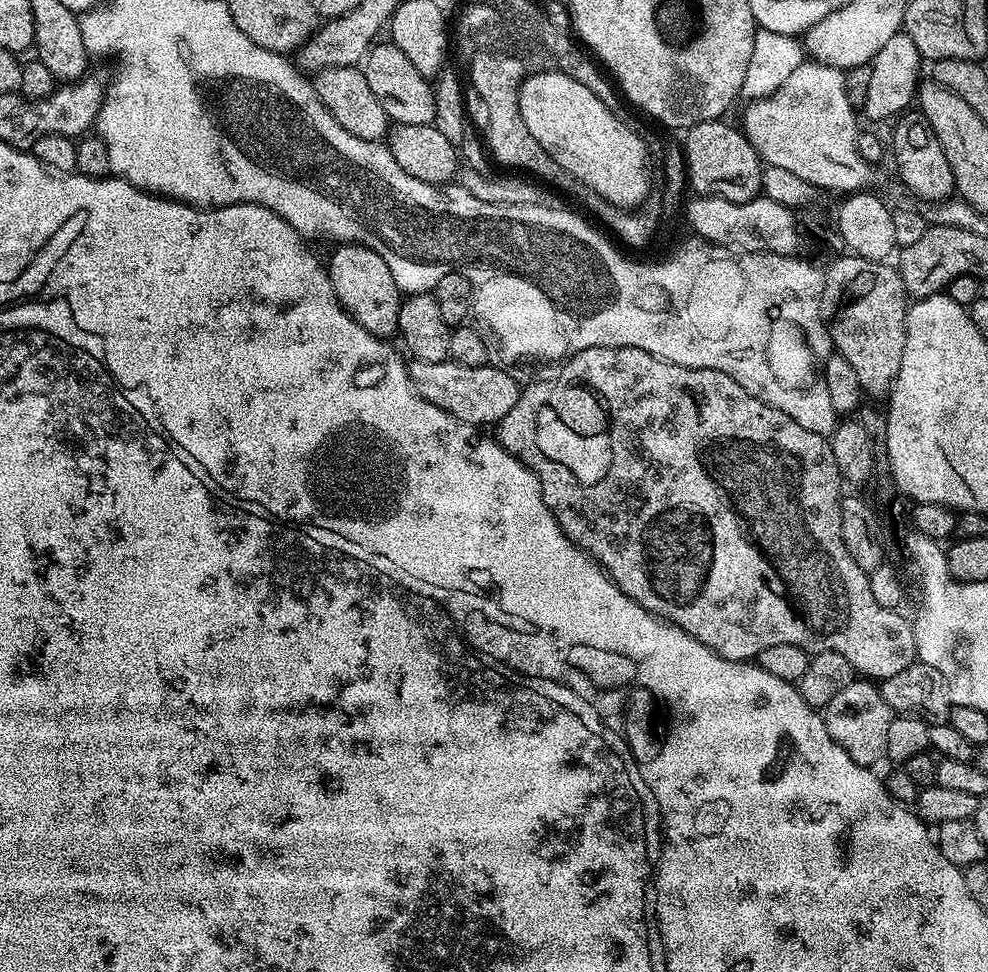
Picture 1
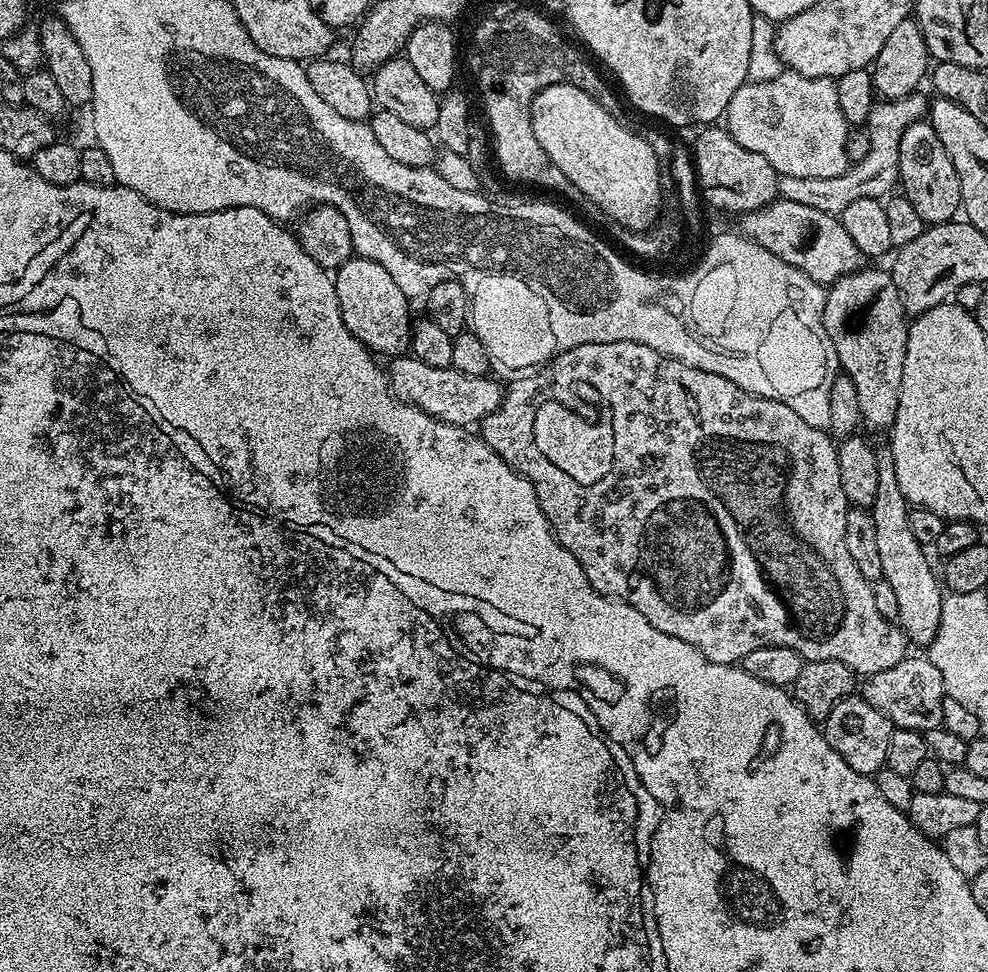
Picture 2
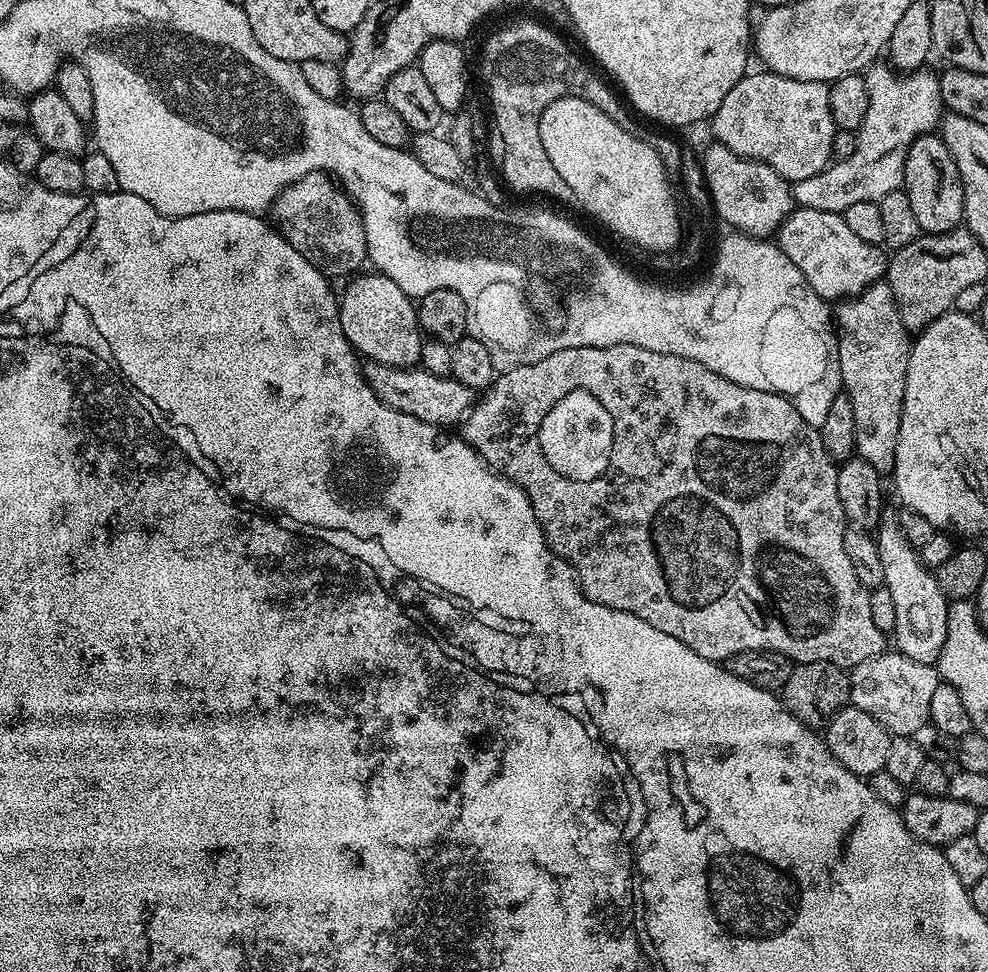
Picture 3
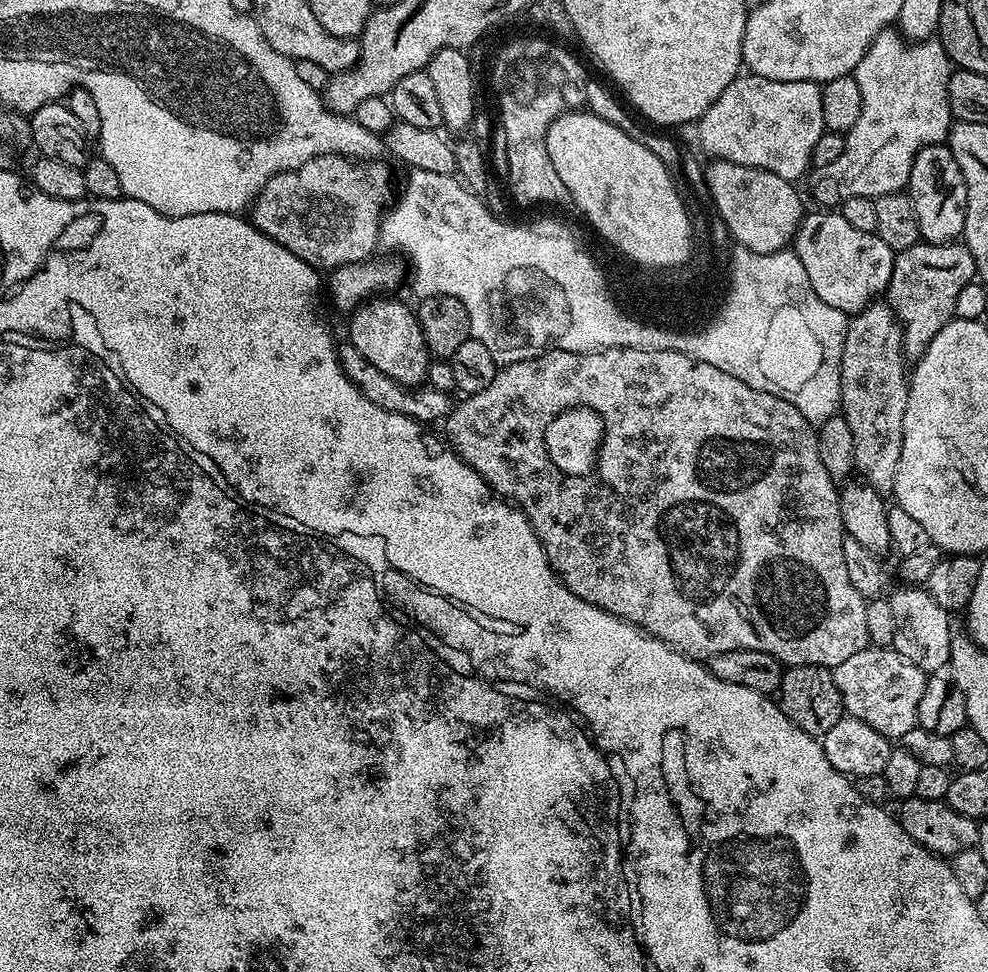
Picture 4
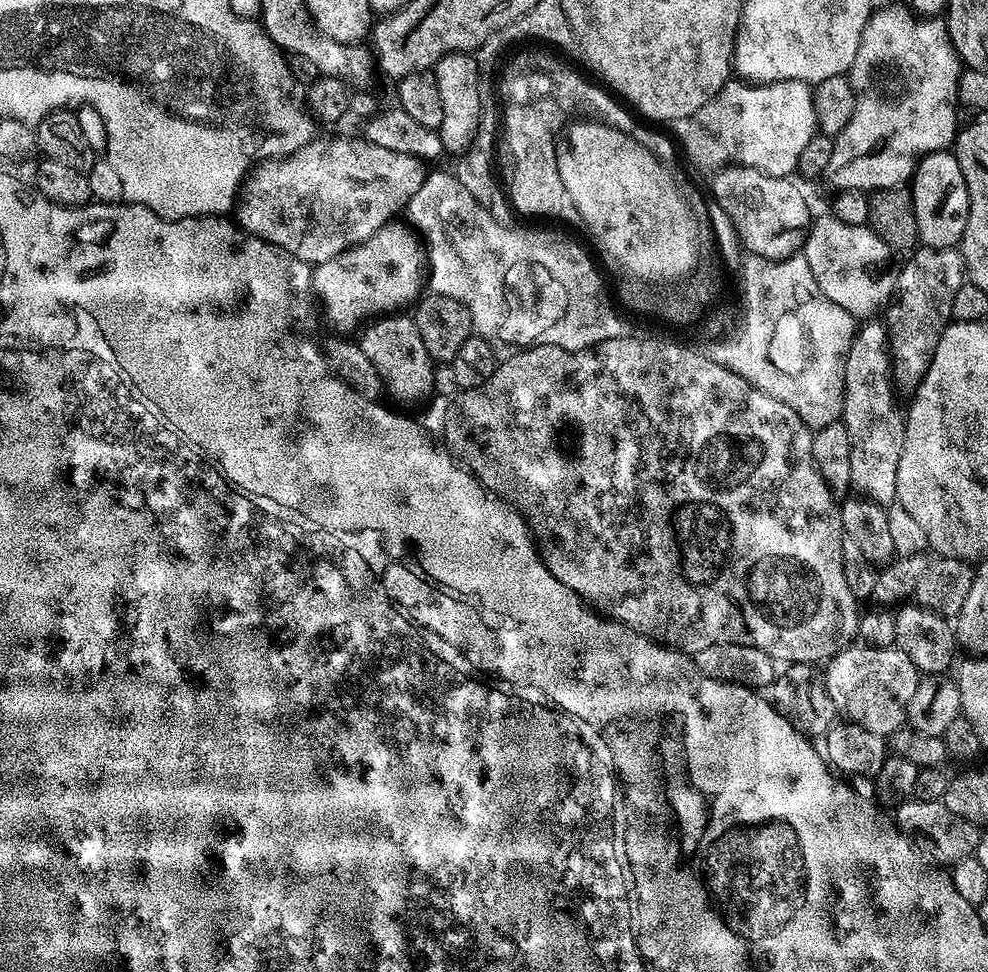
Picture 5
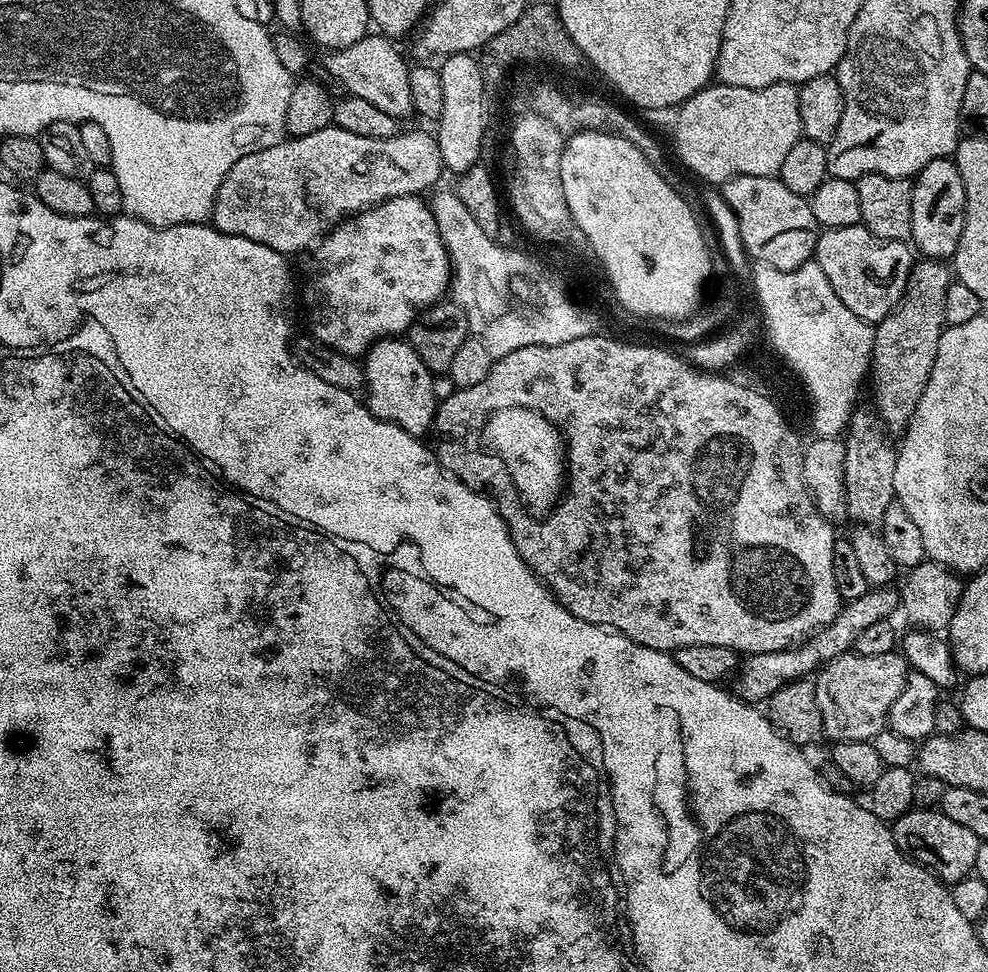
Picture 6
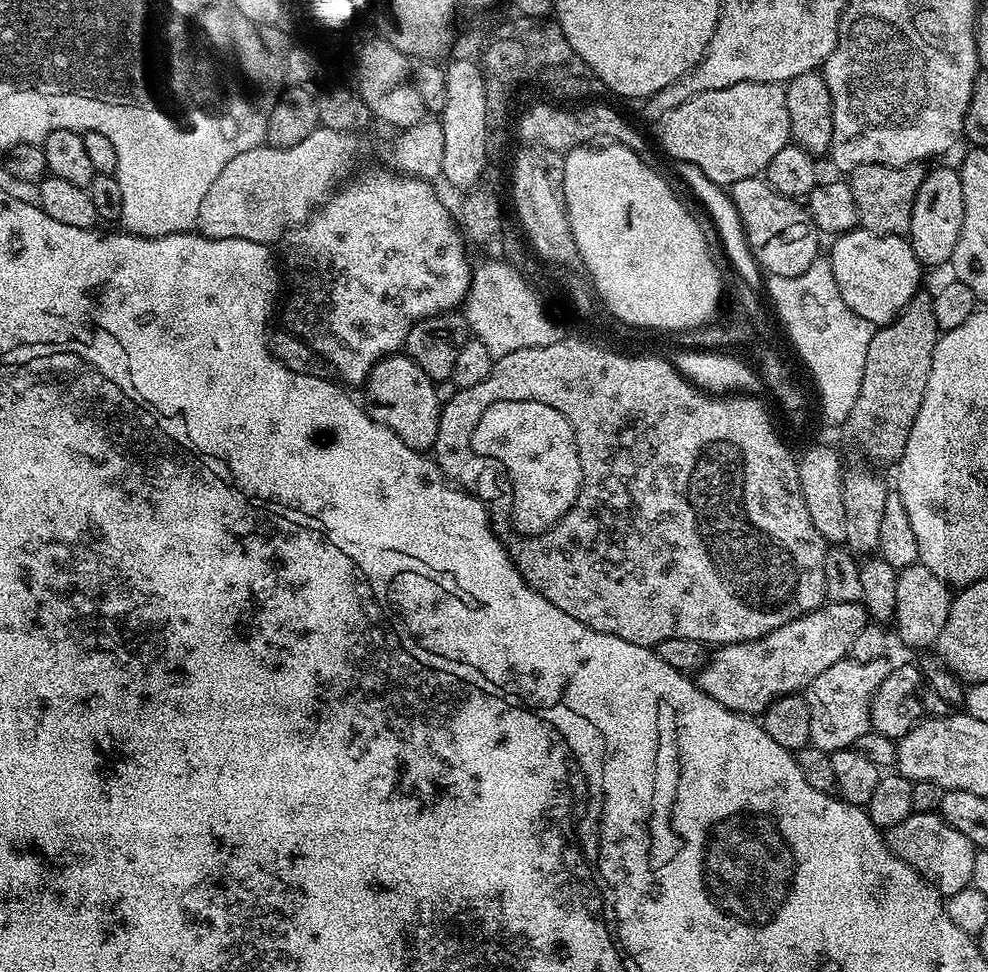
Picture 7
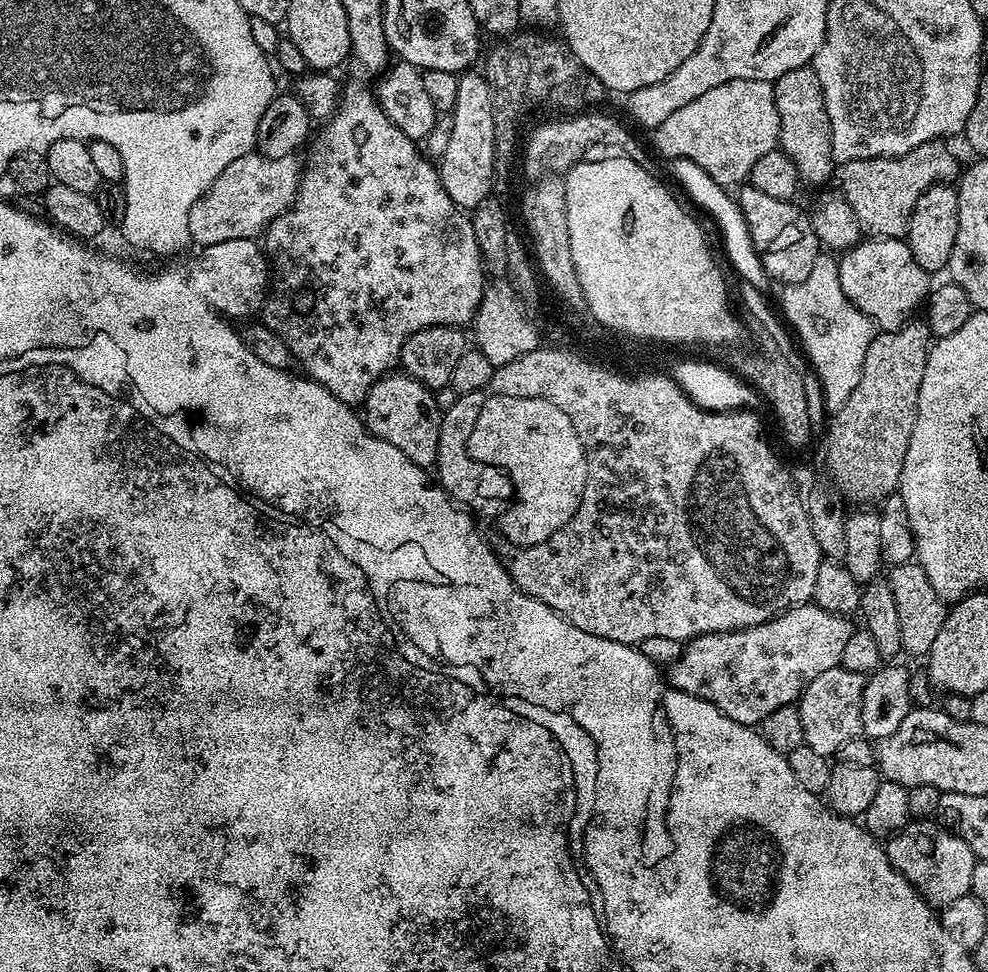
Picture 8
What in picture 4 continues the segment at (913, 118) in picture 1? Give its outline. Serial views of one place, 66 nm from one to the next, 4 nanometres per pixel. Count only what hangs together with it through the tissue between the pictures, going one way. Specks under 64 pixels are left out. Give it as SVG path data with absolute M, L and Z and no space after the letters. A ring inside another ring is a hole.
M947 143L931 144L916 154L906 191L912 199L914 214L918 218L921 241L951 244L963 237L966 222L966 182Z

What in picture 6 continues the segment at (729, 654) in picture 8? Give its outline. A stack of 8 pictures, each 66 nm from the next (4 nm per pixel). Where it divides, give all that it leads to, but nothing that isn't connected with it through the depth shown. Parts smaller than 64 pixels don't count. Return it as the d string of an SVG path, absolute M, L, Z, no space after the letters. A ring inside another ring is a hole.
M873 587L866 594L862 594L862 598L847 601L841 607L836 621L829 624L819 634L813 635L807 642L801 643L799 646L785 648L783 652L757 652L749 655L745 659L748 661L745 664L743 661L742 667L735 673L735 695L739 696L741 700L749 702L767 701L768 697L773 696L783 684L789 684L791 680L805 679L809 674L815 673L825 662L836 656L844 655L855 645L858 634L862 634L862 630L866 630L866 626L871 626L873 622L879 620L889 619L893 615L891 612L895 608L897 611L900 607L899 587Z

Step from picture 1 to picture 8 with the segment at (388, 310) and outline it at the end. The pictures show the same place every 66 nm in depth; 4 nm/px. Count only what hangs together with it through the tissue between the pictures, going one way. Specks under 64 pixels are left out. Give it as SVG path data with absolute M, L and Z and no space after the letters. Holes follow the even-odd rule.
M400 370L374 382L362 405L362 419L368 431L390 442L390 446L398 446L398 450L402 450L410 462L425 470L435 465L442 413L436 405L433 389L422 386L422 382Z

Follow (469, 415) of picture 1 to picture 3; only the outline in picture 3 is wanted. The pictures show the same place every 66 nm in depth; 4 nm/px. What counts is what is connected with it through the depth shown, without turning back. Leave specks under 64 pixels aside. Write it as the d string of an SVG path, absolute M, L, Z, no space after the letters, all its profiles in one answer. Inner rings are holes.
M365 359L362 364L364 380L374 390L374 394L386 406L398 410L402 414L410 414L436 428L451 429L451 424L459 425L464 417L472 411L474 403L473 389L462 386L462 382L453 376L439 376L430 374L422 367L399 368L386 366L382 362Z

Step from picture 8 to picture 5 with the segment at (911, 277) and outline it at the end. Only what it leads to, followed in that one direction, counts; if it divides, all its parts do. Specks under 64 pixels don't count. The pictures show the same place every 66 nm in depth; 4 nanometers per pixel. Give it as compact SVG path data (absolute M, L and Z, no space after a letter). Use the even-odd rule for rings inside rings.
M831 214L817 215L804 239L802 255L806 262L810 262L810 274L814 274L814 280L818 282L822 294L826 294L830 302L842 306L842 310L854 317L875 317L872 315L880 307L881 311L896 291L897 257L893 248L873 232L871 227L843 224Z

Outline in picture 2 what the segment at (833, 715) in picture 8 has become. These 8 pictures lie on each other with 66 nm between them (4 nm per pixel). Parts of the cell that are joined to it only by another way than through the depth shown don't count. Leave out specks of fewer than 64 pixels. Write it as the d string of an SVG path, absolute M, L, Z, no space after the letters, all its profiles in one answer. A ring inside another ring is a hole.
M909 655L888 670L867 677L862 684L862 695L864 700L870 702L870 706L874 706L874 710L882 713L893 726L926 734L931 728L942 725L942 702L946 693L942 674L938 674L938 666L934 666L931 660L923 655L920 656Z

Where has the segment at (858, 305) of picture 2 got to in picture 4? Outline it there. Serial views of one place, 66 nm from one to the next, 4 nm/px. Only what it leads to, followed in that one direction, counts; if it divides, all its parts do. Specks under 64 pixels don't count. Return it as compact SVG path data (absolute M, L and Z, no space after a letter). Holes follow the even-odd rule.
M873 302L849 319L844 353L840 363L839 411L849 422L853 434L853 462L855 471L864 483L874 486L884 494L896 487L898 458L902 458L902 422L906 414L909 377L904 374L904 335L892 309L884 302Z

